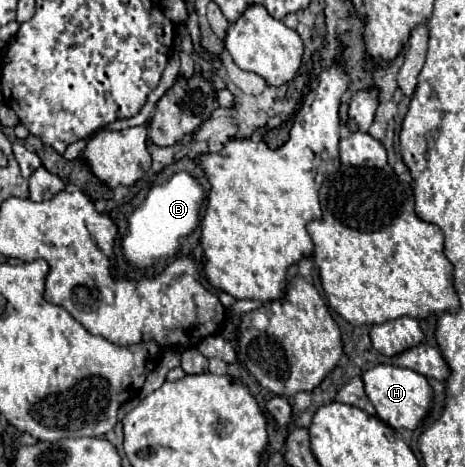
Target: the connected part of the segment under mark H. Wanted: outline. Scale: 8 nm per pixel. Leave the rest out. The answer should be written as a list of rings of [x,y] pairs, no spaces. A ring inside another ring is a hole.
[[[379,364],[363,374],[363,382],[365,382],[365,392],[367,392],[369,400],[377,410],[377,416],[395,430],[399,430],[399,428],[415,430],[433,408],[433,388],[429,386],[425,376],[421,376],[409,368]]]

